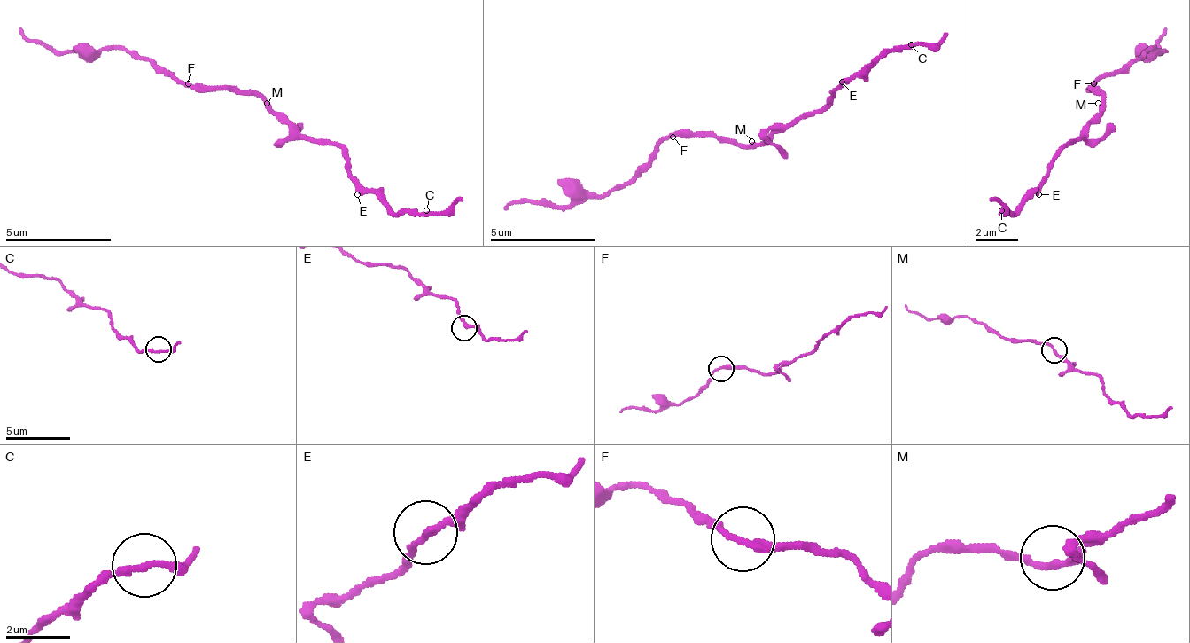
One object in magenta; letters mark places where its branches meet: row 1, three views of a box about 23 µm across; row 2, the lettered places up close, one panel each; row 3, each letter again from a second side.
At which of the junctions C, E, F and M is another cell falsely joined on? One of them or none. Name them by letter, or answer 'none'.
F

